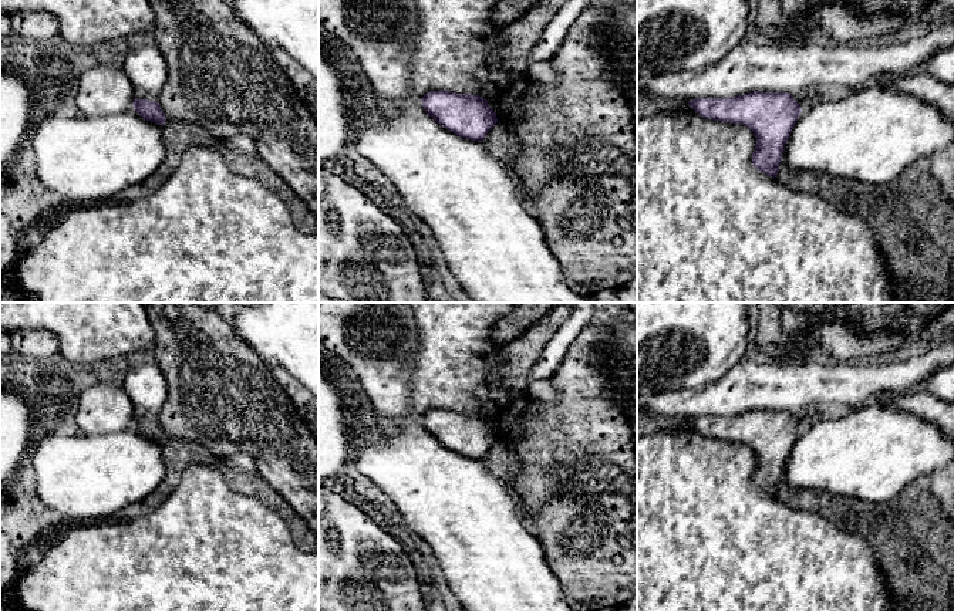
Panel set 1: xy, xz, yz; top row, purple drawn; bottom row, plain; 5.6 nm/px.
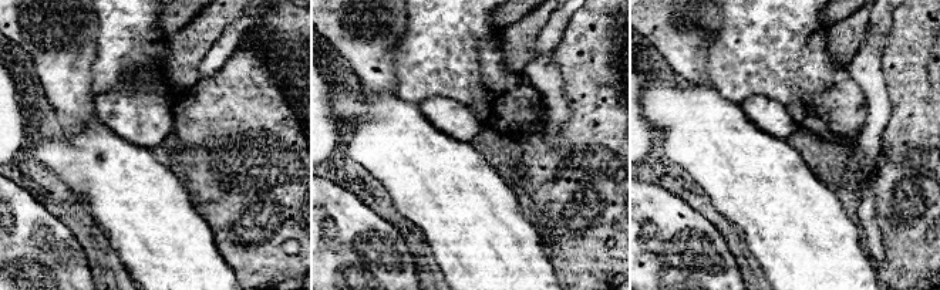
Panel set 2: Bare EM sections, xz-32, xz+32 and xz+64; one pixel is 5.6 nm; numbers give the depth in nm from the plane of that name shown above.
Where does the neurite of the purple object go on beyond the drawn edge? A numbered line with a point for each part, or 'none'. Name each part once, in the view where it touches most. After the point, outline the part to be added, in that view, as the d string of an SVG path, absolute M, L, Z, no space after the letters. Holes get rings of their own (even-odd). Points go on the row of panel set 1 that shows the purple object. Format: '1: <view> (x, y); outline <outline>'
none

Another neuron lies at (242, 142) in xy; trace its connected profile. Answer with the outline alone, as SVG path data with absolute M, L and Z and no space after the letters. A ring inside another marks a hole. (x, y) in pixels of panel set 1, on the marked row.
M246 134L232 136L227 144L246 155L256 155L256 144Z

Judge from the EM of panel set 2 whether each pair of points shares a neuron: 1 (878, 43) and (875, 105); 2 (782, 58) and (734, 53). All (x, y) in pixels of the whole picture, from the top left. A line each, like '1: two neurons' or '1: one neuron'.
1: one neuron
2: one neuron

